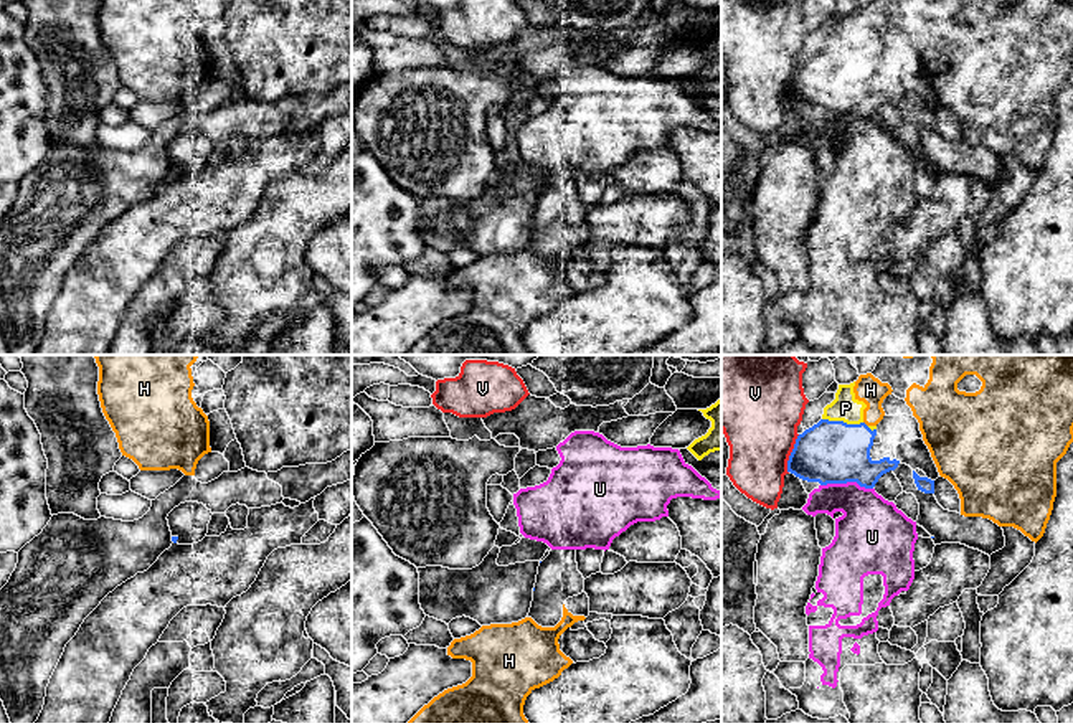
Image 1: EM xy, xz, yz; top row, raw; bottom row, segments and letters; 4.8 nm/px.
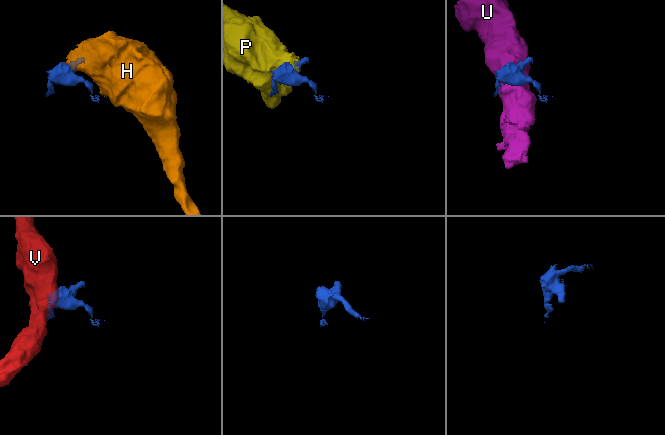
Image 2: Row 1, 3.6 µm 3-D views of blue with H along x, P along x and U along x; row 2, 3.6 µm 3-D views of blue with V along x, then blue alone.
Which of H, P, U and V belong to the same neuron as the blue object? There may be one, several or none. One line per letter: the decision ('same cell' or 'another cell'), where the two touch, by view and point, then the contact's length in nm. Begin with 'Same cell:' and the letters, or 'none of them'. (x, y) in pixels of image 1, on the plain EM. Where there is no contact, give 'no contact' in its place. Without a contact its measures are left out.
Same cell: none of them
H: another cell | yz (865, 55) | 40 nm
P: another cell | yz (842, 51) | 200 nm
U: another cell | yz (847, 111) | 260 nm
V: another cell | yz (791, 85) | 200 nm

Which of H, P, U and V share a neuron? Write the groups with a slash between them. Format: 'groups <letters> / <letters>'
groups H P / U / V

